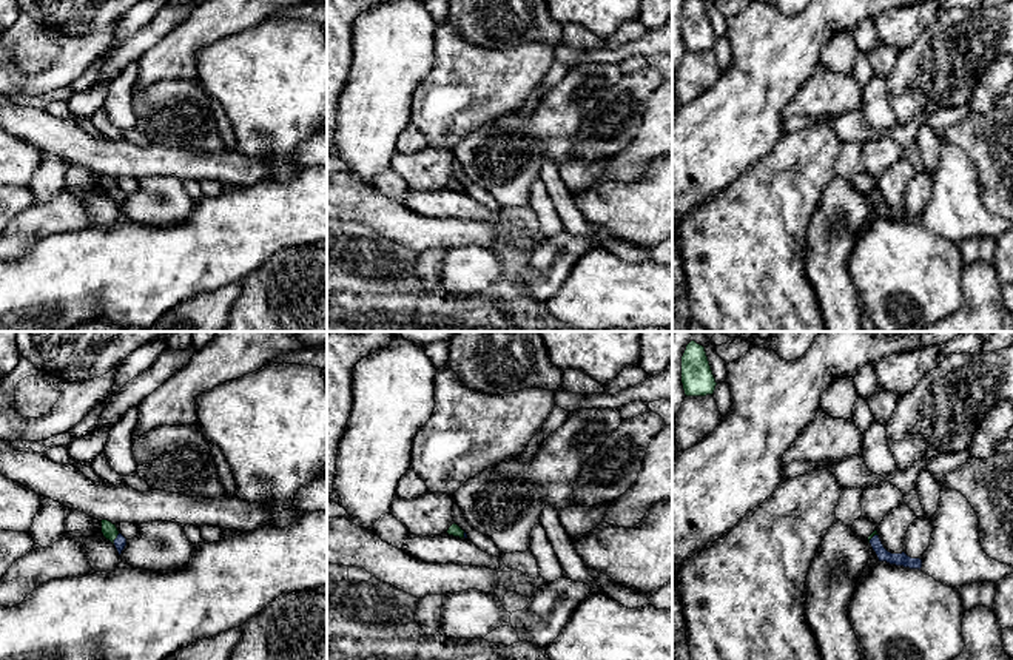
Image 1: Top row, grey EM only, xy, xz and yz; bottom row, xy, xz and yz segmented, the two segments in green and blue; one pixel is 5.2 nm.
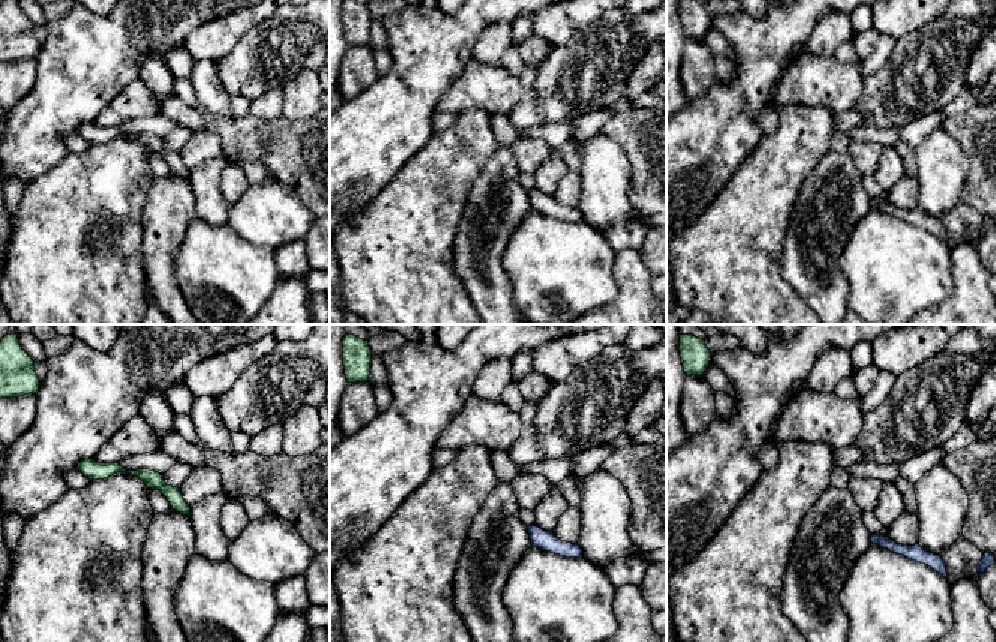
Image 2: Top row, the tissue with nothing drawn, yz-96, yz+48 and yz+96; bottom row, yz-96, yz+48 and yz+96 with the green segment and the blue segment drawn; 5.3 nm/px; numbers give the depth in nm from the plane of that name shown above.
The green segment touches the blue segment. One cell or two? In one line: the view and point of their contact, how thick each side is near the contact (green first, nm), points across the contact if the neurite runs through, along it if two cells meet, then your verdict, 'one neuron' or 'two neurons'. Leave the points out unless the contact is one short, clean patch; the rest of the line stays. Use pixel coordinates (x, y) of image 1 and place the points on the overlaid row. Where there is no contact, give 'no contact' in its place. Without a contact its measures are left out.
xy (116, 537) | 80/60 nm | two neurons

